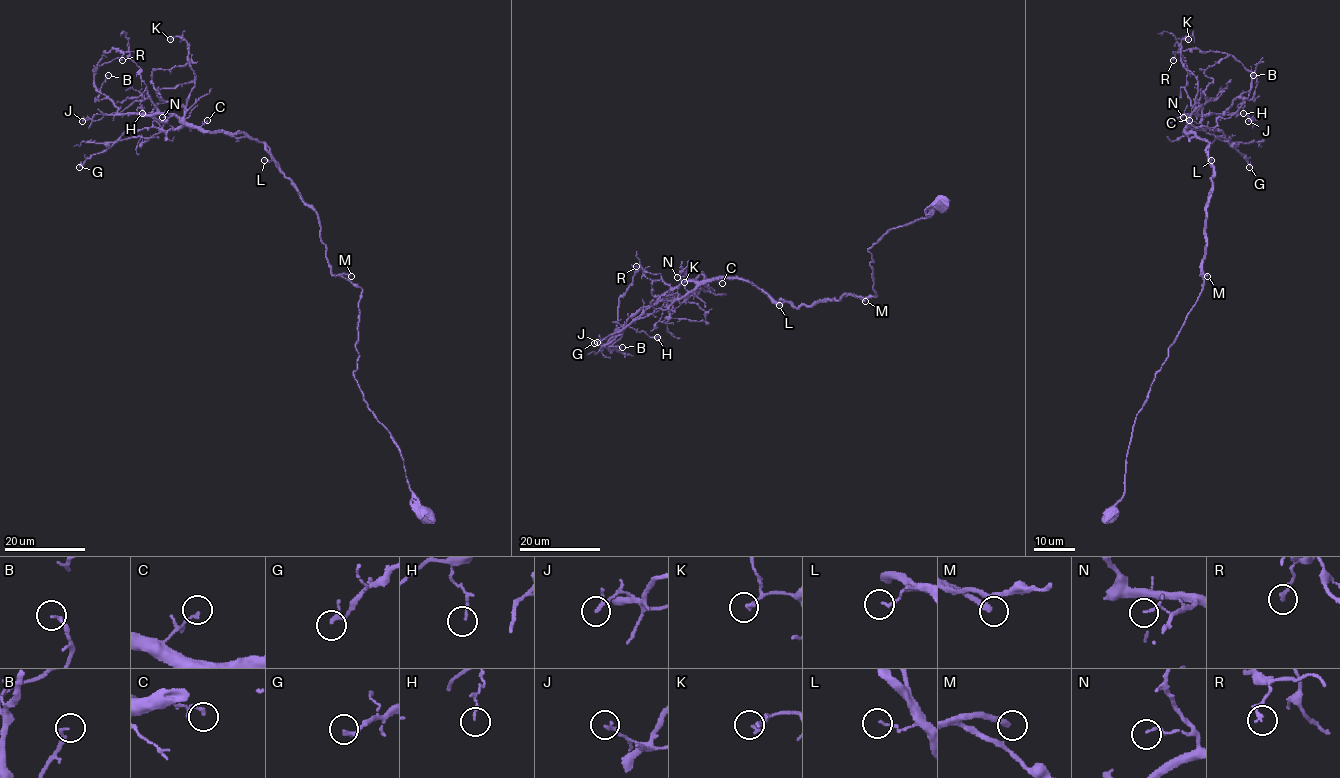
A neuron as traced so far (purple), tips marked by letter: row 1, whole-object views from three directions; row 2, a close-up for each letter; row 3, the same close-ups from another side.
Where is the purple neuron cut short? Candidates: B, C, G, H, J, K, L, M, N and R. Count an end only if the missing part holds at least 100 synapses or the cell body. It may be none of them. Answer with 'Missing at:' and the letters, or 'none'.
Missing at: M

